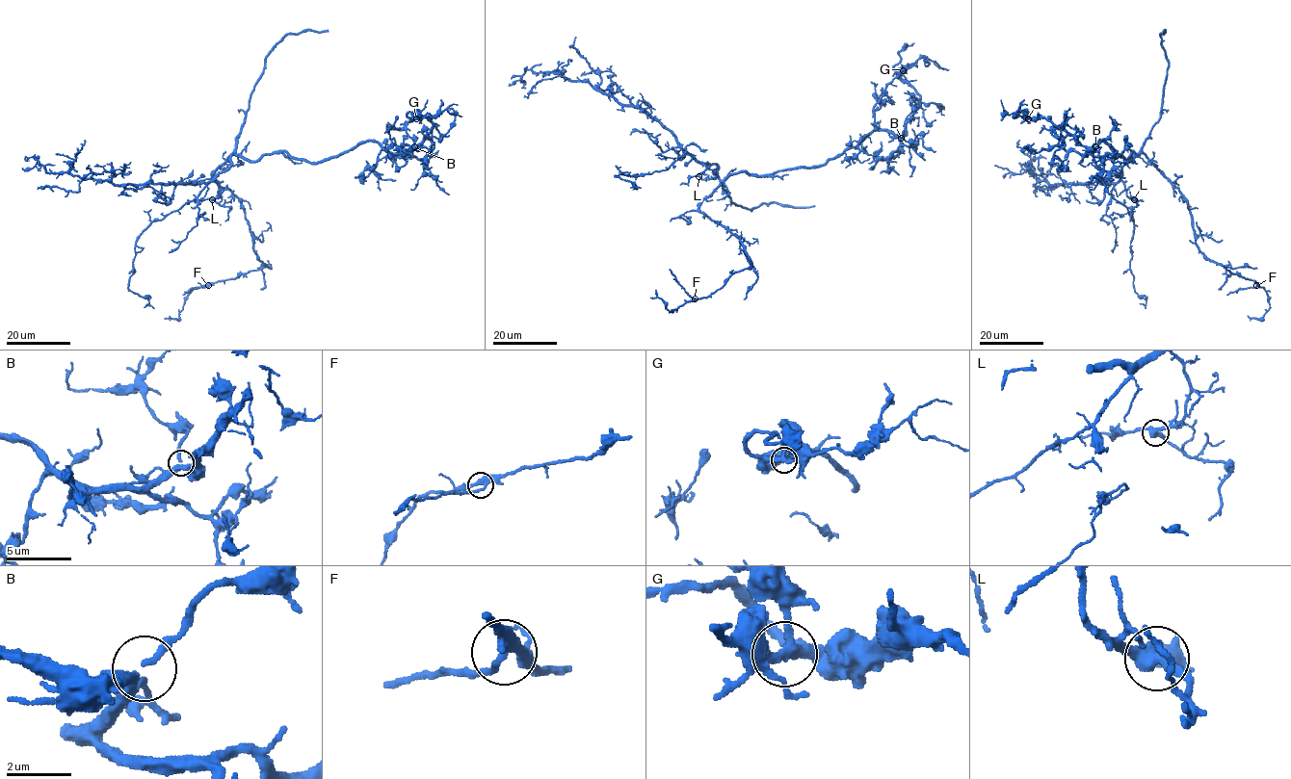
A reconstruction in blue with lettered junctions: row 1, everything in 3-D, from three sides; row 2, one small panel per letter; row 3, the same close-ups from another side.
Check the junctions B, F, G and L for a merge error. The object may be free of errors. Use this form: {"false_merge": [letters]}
{"false_merge": []}

